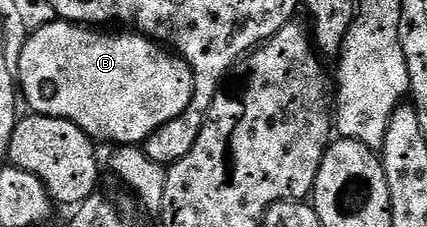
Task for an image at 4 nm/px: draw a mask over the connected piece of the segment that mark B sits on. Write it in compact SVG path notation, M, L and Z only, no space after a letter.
M68 22L42 24L40 28L32 33L31 38L23 46L19 72L16 79L19 81L19 92L23 97L24 103L26 100L33 107L30 109L36 115L54 116L60 120L69 120L75 126L83 129L94 142L106 140L109 146L144 145L145 139L155 130L159 130L159 126L163 126L167 122L179 118L183 114L183 110L187 110L187 106L193 97L193 71L189 69L188 62L174 54L168 47L162 46L156 40L150 40L149 37L142 36L132 30L98 30L93 26L82 26Z

